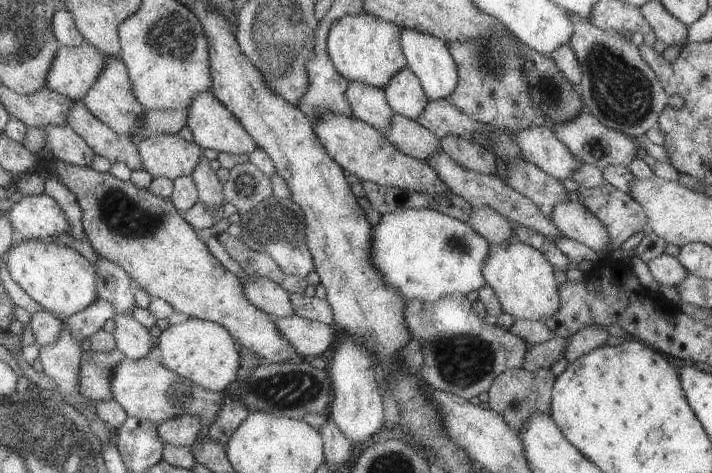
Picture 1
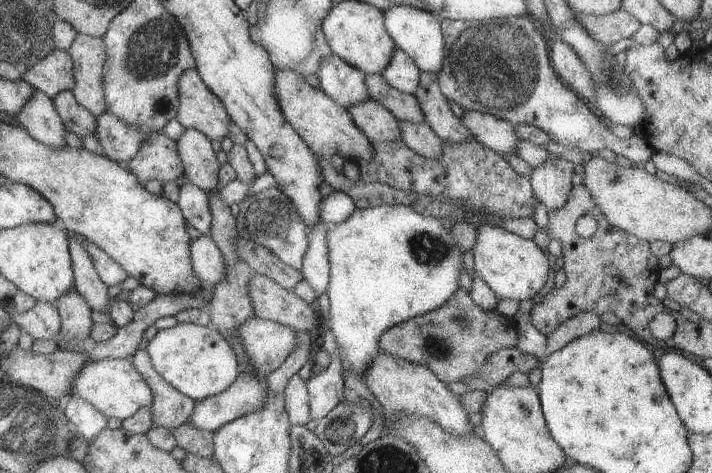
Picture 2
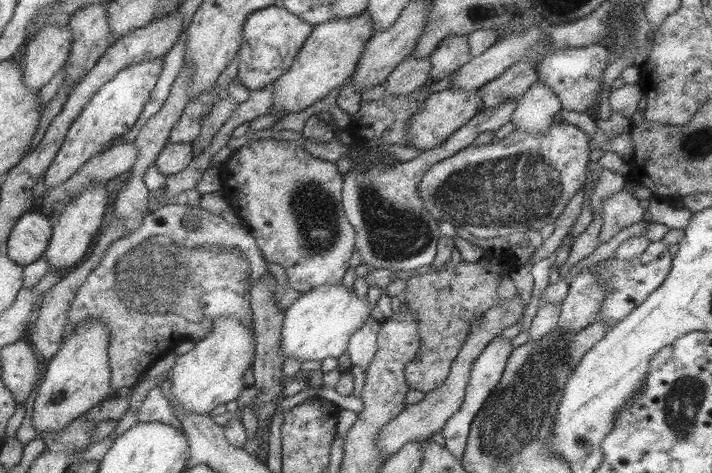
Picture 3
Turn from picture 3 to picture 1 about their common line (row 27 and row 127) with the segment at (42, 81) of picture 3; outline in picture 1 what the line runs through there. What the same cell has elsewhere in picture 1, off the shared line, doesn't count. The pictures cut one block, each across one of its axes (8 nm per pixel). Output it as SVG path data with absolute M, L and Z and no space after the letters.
M48 125L42 129L45 148L59 161L77 167L90 167L94 157L93 150L66 125Z

